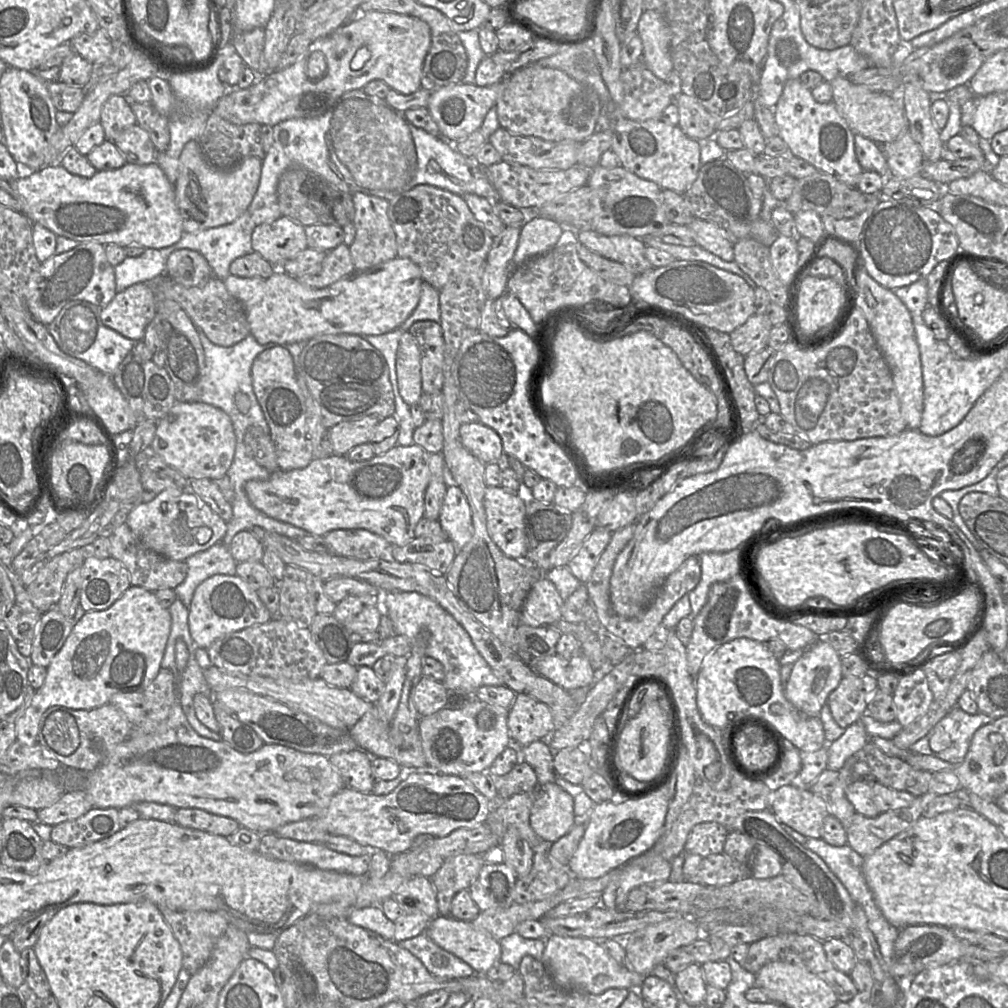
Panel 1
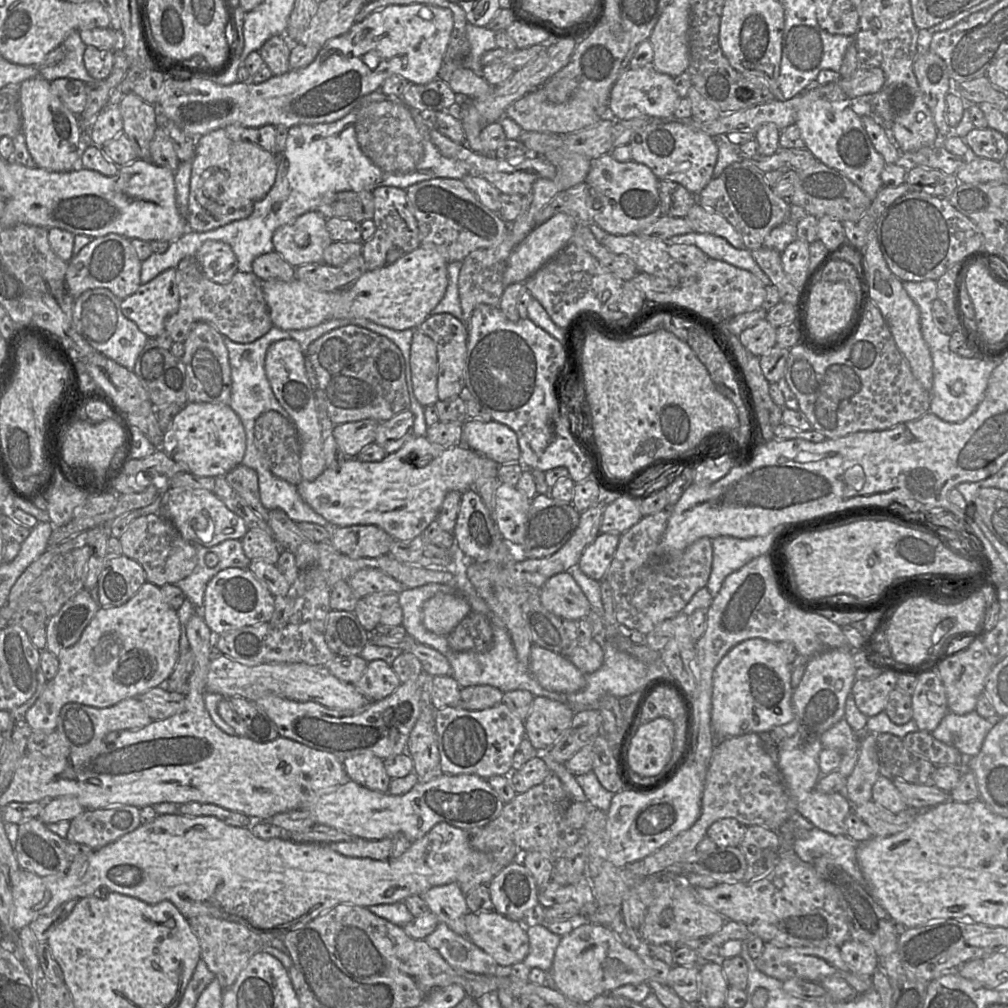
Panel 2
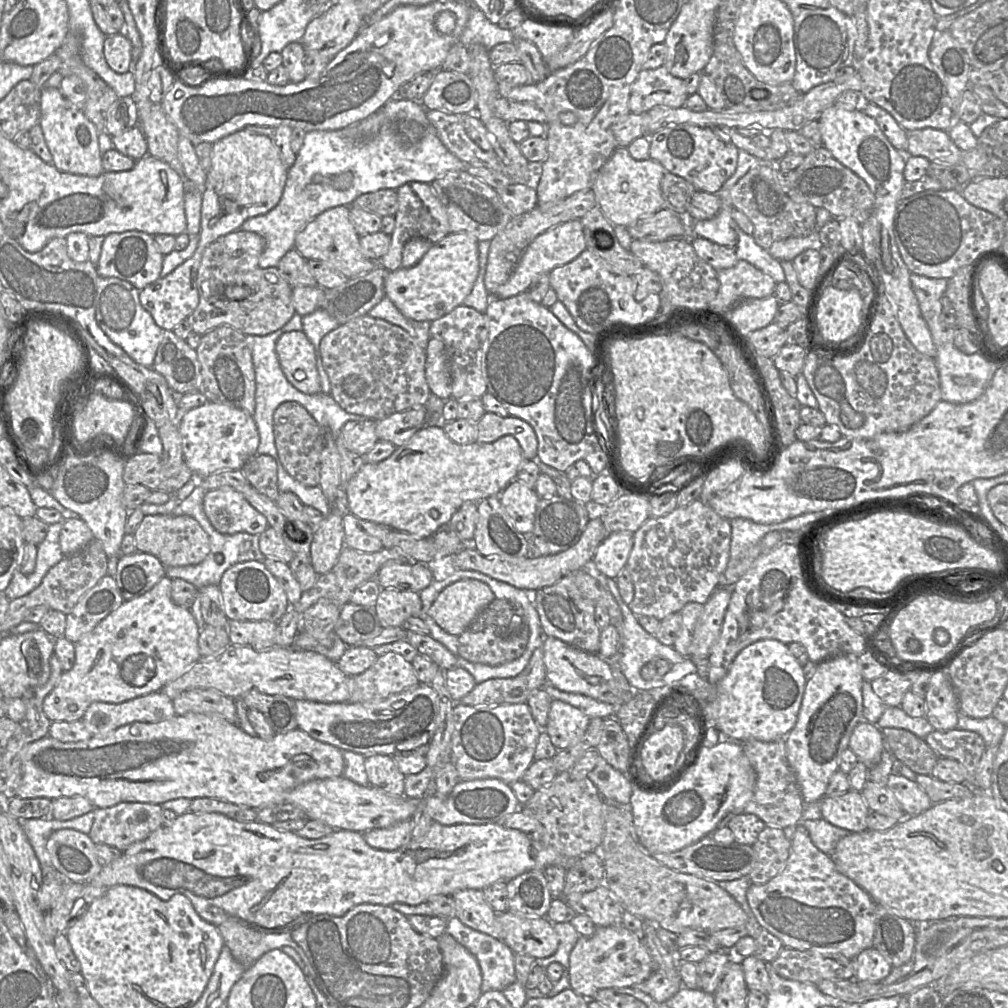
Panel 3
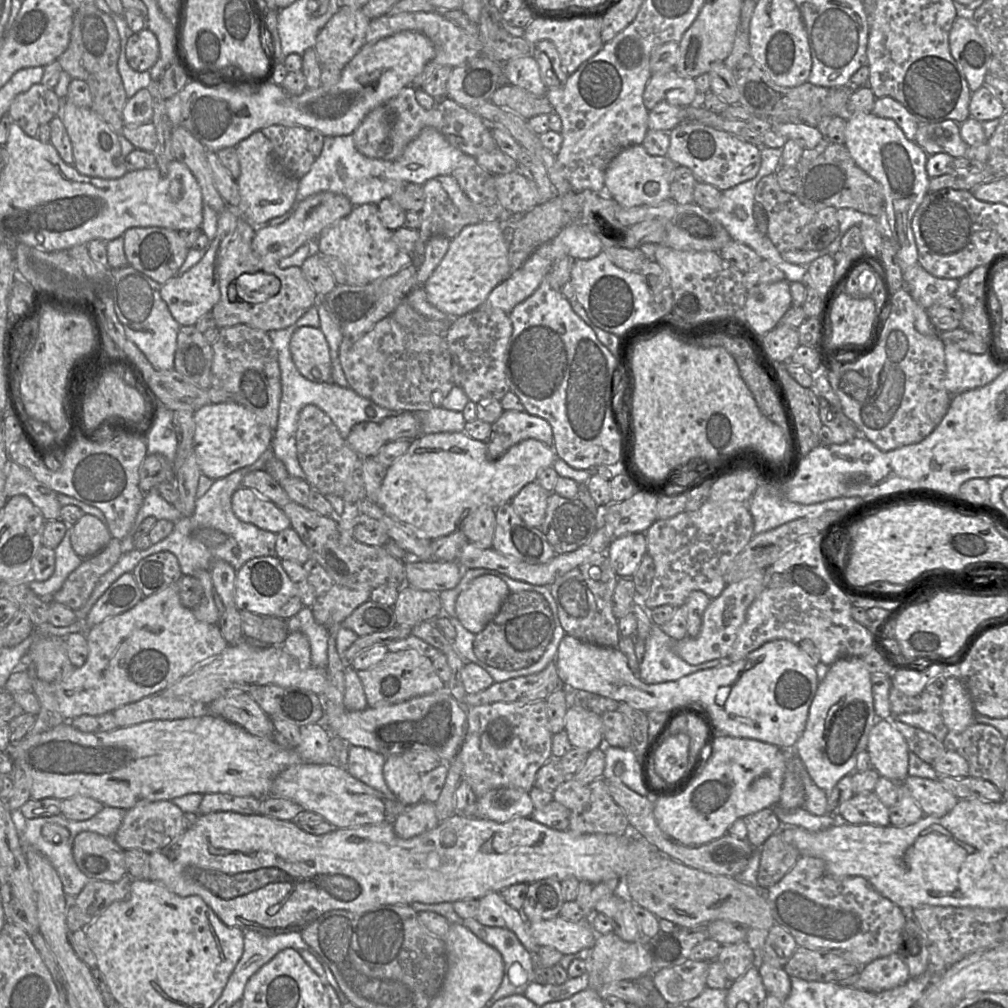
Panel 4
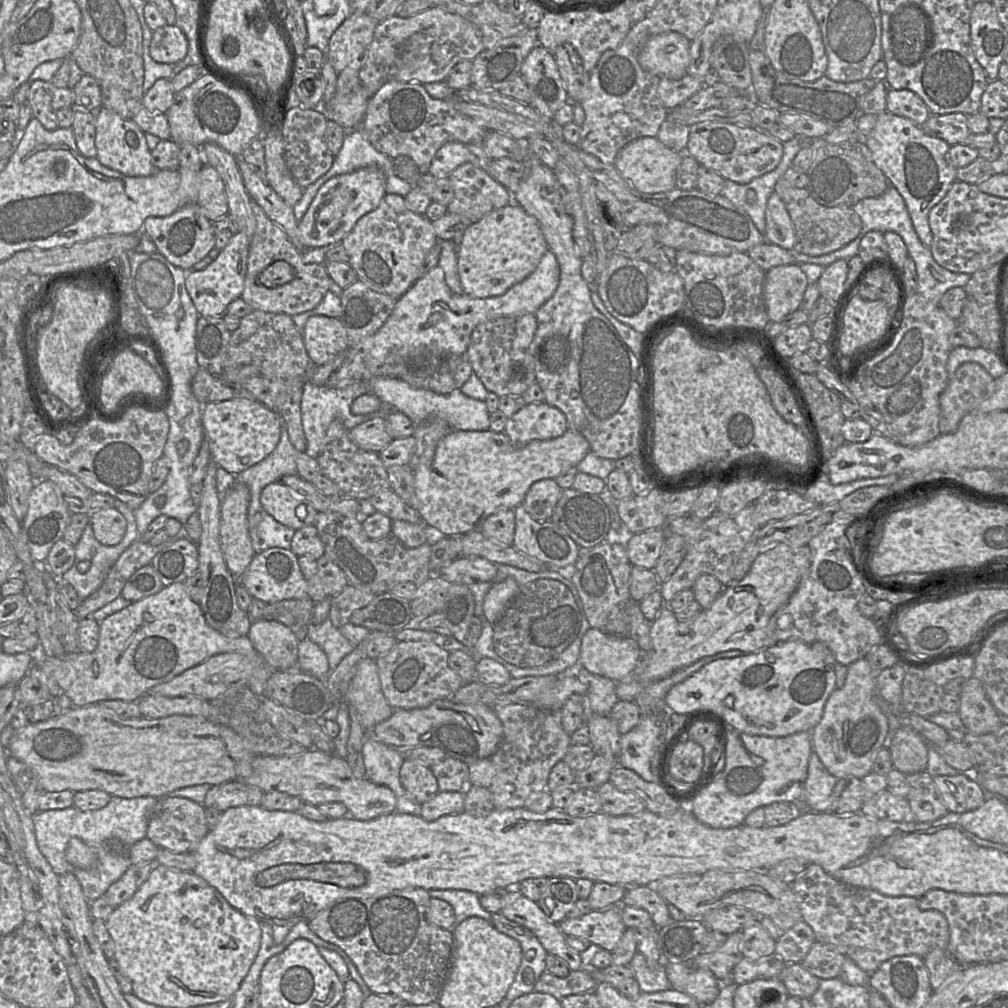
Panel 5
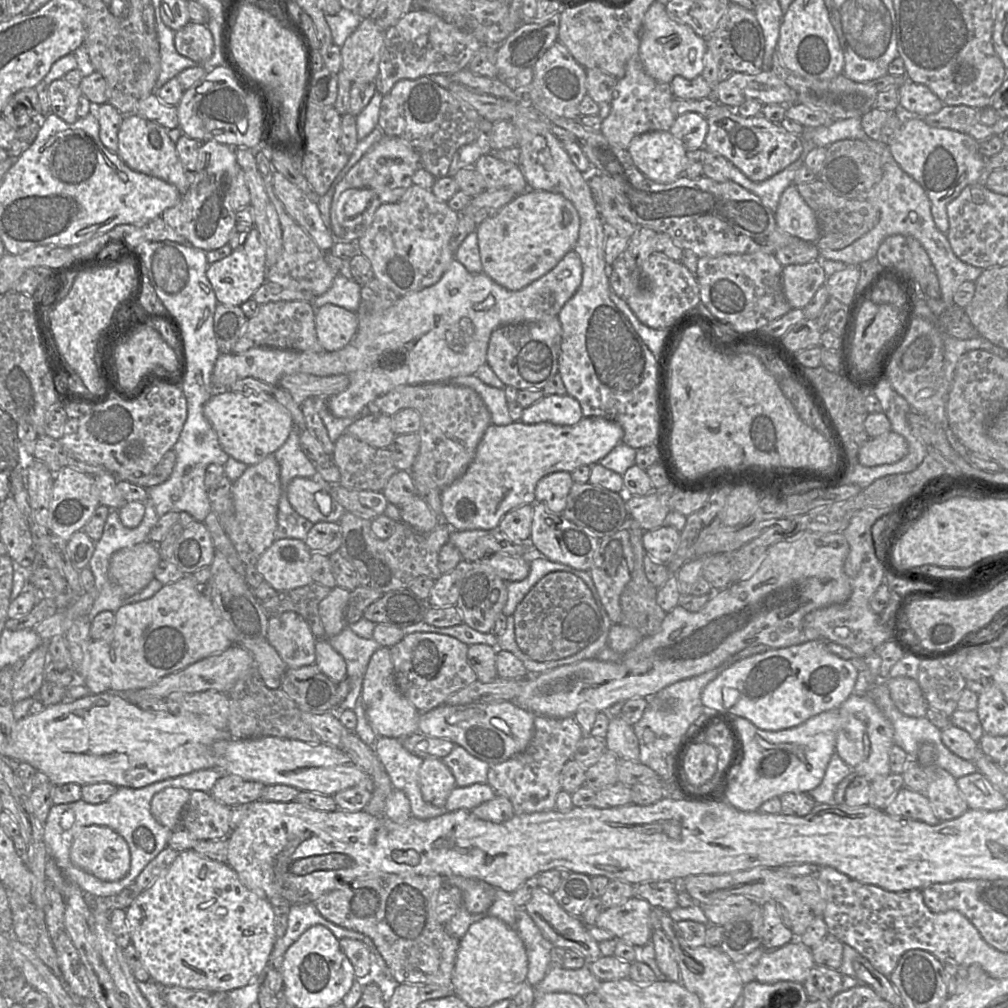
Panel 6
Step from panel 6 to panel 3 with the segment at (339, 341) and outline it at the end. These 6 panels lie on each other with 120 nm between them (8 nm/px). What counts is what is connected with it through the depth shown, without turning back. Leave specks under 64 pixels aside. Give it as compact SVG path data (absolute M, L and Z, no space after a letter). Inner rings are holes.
M302 330L283 334L276 343L276 353L288 382L305 394L321 392L317 369L317 351Z

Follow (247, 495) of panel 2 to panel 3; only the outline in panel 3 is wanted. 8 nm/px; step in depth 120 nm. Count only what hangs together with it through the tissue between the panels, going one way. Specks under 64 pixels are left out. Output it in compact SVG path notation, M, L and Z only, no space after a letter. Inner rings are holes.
M260 455L248 461L241 468L245 478L262 495L276 500L278 461L269 455Z

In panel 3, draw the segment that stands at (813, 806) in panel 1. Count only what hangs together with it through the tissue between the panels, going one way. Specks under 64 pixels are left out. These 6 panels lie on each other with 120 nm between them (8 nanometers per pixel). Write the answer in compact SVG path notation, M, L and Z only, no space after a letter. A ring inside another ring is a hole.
M849 790L839 796L824 796L820 801L822 818L849 832L867 829L870 812L861 792Z

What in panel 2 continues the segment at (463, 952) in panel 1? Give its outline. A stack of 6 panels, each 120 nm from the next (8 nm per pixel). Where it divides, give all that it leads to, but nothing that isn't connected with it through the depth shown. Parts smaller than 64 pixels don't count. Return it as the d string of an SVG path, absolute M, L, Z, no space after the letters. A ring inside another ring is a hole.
M496 912L468 913L465 936L489 954L499 968L523 962L529 953L527 926Z

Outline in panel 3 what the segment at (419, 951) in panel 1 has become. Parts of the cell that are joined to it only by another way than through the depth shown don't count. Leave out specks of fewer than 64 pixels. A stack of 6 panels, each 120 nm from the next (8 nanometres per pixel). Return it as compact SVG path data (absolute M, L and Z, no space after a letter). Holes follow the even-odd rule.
M456 917L447 920L445 933L453 936L476 958L482 974L482 993L503 991L515 982L516 954L502 940L472 929Z

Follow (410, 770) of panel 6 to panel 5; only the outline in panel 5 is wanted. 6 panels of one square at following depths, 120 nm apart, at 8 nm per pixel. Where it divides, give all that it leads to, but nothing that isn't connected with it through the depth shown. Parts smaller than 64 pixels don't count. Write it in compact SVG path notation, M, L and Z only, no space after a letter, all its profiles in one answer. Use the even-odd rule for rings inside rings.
M366 739L362 745L365 778L390 788L397 799L396 812L420 816L421 804L412 800L400 782L400 769L405 756L400 751L373 739Z

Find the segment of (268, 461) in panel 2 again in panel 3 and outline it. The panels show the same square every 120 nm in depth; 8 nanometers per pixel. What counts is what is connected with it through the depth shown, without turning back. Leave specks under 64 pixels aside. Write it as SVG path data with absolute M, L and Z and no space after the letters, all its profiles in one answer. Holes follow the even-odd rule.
M297 402L281 404L273 414L273 431L277 449L276 460L299 483L318 487L320 482L321 455L335 436L318 423L312 414Z

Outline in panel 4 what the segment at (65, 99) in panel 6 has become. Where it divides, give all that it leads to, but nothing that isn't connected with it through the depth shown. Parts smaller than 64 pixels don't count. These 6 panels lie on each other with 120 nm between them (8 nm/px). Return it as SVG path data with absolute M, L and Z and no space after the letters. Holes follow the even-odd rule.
M34 84L15 97L7 114L27 135L36 137L40 127L57 116L61 101L53 89Z

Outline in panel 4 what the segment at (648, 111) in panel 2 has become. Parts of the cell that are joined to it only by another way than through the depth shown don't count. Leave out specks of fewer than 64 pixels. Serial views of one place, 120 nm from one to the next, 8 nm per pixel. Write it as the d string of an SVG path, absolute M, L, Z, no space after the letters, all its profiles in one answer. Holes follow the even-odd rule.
M675 70L664 74L653 73L643 93L644 105L649 111L661 102L690 106L698 93L694 79L683 77Z

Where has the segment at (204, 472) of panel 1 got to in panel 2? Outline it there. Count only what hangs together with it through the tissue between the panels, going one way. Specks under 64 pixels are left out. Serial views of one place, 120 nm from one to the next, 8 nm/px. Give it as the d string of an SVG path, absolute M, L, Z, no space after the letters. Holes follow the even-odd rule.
M188 402L165 431L160 449L189 473L199 477L223 477L241 465L246 434L240 418L228 405Z

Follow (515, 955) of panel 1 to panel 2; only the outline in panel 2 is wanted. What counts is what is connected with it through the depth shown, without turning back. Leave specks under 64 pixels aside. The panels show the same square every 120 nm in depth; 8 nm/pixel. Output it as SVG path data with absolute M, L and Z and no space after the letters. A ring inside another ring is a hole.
M542 924L528 926L527 935L529 953L522 963L530 969L540 968L544 971L550 971L561 936L552 933Z

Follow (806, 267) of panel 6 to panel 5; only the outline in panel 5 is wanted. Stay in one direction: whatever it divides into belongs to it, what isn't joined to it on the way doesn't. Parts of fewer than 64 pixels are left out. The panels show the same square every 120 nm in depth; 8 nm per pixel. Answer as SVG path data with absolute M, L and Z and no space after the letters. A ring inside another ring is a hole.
M797 263L780 265L766 271L763 300L771 323L797 311L809 284Z

